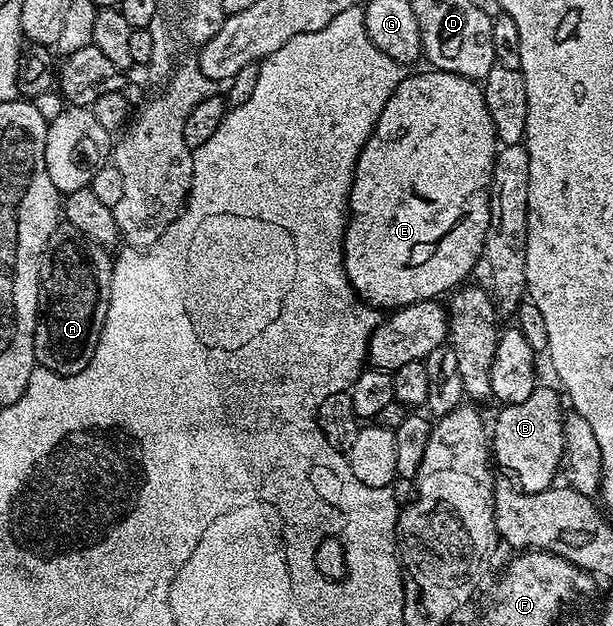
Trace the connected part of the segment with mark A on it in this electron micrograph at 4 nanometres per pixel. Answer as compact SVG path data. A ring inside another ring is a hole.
M58 223L51 234L41 255L41 295L33 335L33 354L40 367L60 376L74 376L91 362L111 294L113 260L108 254L104 247L69 223Z

